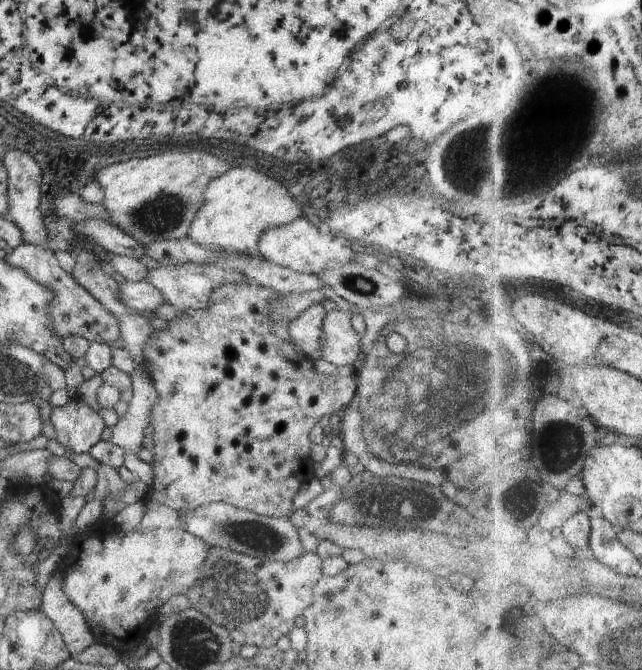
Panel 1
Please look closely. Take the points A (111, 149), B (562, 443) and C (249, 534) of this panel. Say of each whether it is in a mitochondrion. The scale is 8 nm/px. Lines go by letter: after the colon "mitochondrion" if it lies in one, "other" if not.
A: other
B: mitochondrion
C: mitochondrion

